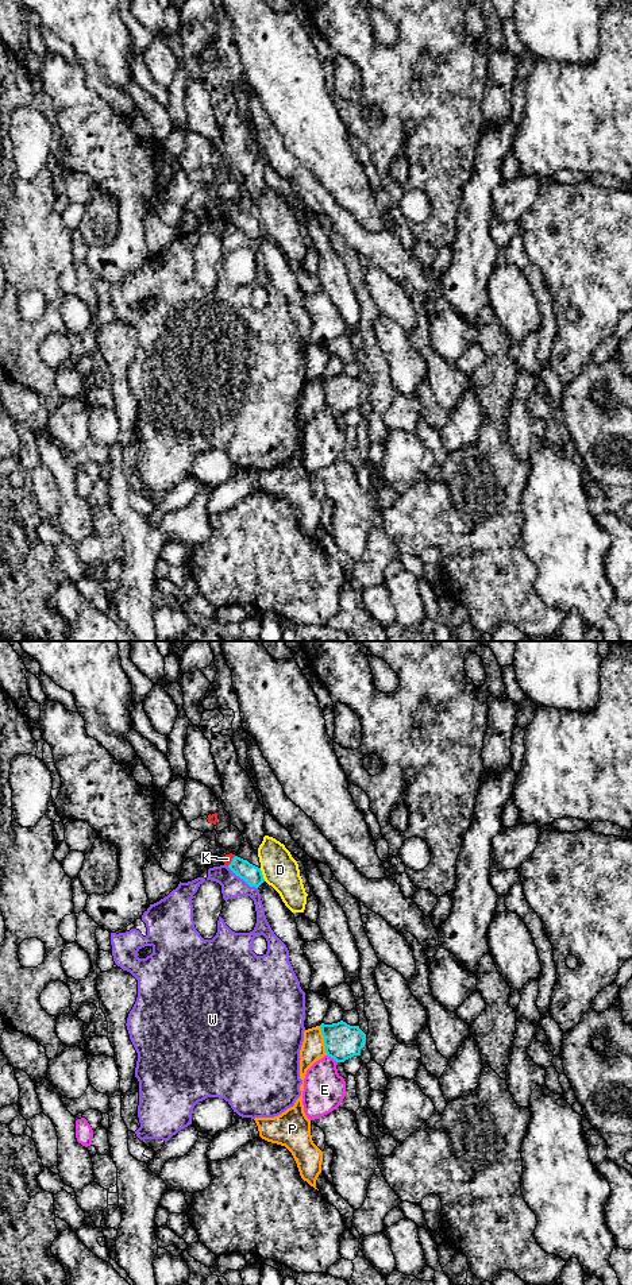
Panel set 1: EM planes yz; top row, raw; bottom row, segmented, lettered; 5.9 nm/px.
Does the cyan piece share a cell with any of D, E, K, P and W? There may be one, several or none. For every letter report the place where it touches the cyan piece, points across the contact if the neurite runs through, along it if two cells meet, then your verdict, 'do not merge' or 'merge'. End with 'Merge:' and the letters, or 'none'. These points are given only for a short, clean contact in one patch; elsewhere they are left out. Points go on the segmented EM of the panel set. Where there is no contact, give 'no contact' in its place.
D: meets cyan in yz at (262, 875); do not merge
E: meets cyan in yz at (332, 1057); do not merge
K: meets cyan in yz at (231, 861); border along yz (235, 856), (227, 865); do not merge
P: meets cyan in yz at (324, 1041); border along yz (319, 1026), (327, 1054); do not merge
W: meets cyan in yz at (242, 878); do not merge
Merge: none

